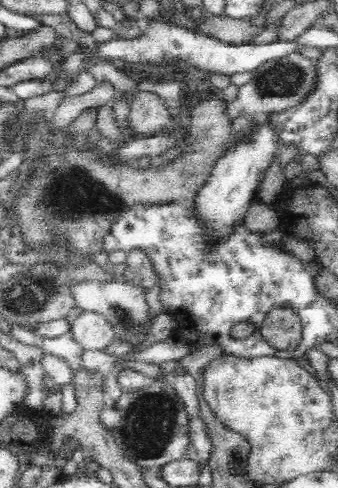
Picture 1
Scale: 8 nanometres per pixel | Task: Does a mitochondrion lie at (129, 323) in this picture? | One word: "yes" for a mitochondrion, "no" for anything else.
yes

